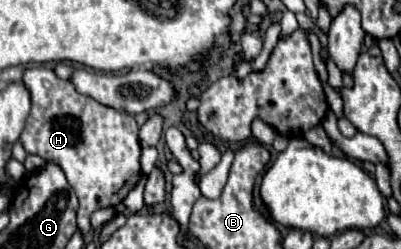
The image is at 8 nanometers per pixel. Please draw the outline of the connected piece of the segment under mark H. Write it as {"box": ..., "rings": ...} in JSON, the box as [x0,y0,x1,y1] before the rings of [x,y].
{"box":[21,68,141,232],"rings":[[[29,68],[21,82],[31,94],[31,112],[21,134],[21,144],[27,154],[37,154],[65,172],[79,198],[77,224],[87,232],[89,216],[99,208],[123,202],[141,178],[141,144],[135,116],[105,108],[93,98],[79,94],[69,80],[57,78],[51,68]]]}

